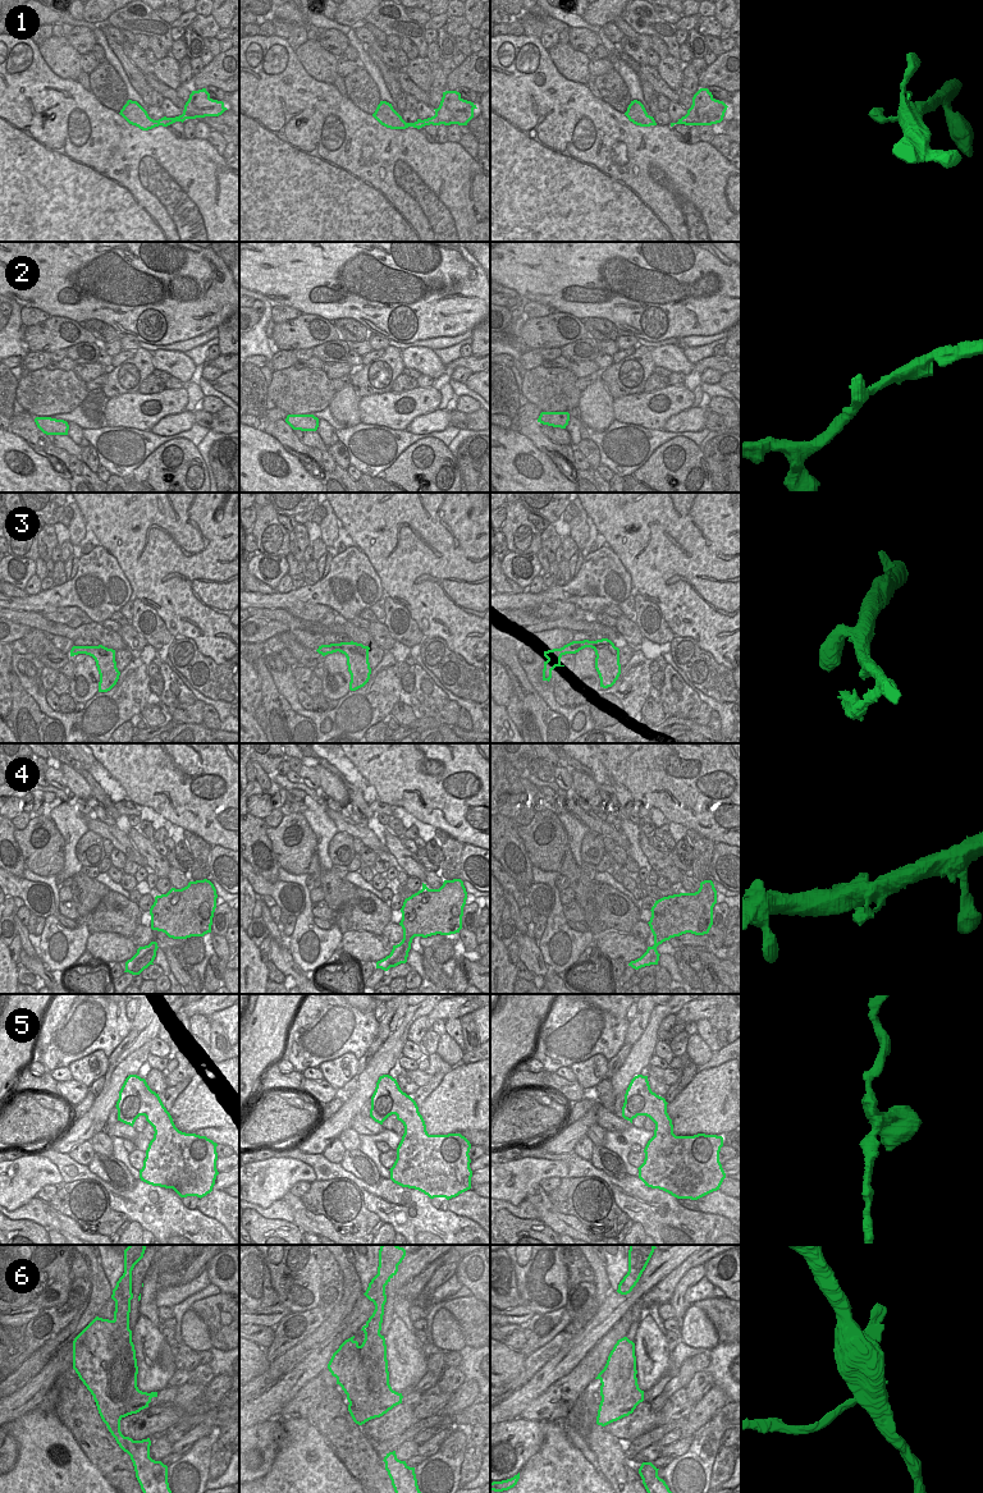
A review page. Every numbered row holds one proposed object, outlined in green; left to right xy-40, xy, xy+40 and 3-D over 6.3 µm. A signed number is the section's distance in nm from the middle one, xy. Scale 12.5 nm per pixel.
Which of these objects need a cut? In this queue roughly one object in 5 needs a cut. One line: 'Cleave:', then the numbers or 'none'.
Cleave: 6.

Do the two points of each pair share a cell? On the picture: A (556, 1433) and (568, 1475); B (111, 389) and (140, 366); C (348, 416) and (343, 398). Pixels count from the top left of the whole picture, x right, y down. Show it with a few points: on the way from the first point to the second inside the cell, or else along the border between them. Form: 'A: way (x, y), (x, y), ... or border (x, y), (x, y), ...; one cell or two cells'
A: way (556, 1443), (558, 1465); one cell
B: way (118, 383), (132, 372); one cell
C: way (346, 412), (344, 402); one cell

